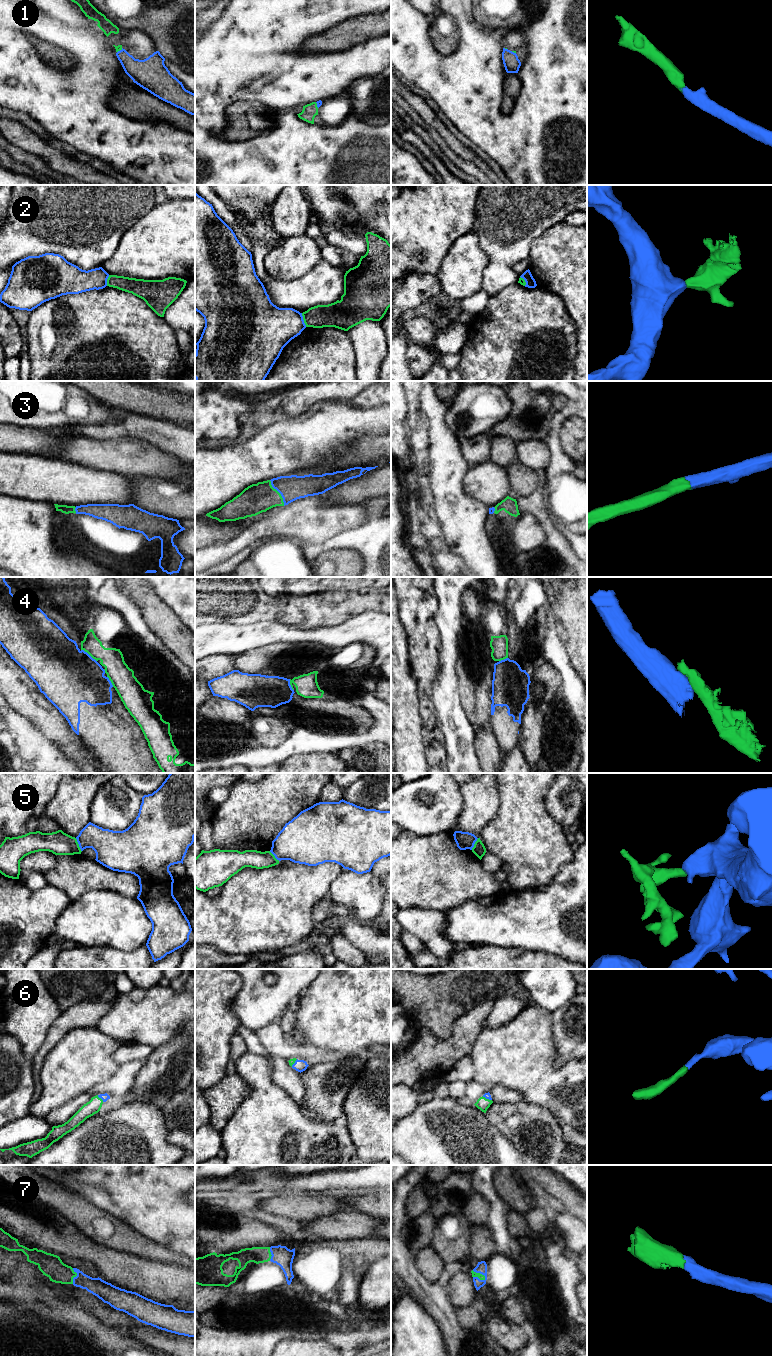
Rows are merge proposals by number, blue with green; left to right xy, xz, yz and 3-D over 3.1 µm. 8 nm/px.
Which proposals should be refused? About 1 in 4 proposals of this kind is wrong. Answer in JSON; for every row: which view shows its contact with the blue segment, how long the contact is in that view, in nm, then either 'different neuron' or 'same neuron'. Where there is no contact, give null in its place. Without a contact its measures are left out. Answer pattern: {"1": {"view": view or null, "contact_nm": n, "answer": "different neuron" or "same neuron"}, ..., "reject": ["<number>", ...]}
{"1": {"view": "xy", "contact_nm": 60, "answer": "same neuron"}, "2": {"view": "xz", "contact_nm": 120, "answer": "different neuron"}, "3": {"view": "xz", "contact_nm": 240, "answer": "same neuron"}, "4": {"view": "xy", "contact_nm": 160, "answer": "different neuron"}, "5": {"view": "xy", "contact_nm": 120, "answer": "different neuron"}, "6": {"view": "xy", "contact_nm": 80, "answer": "same neuron"}, "7": {"view": "yz", "contact_nm": 130, "answer": "same neuron"}, "reject": ["2", "4", "5"]}

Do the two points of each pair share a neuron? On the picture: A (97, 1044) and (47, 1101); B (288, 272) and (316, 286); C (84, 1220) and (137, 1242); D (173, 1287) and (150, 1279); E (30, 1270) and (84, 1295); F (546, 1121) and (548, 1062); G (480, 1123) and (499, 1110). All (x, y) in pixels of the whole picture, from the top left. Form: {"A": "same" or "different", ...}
{"A": "same", "B": "different", "C": "same", "D": "same", "E": "same", "F": "different", "G": "different"}

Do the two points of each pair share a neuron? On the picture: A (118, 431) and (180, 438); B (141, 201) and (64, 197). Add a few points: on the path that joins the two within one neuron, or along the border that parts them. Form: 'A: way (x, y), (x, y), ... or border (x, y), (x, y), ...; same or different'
A: way (133, 427), (165, 428); same
B: way (122, 197), (83, 197); same

